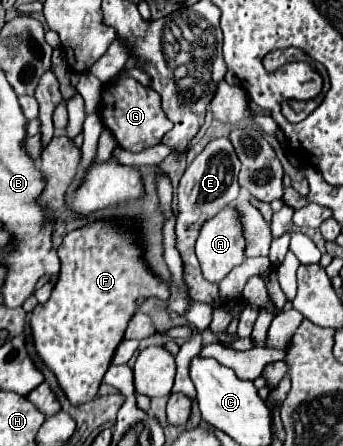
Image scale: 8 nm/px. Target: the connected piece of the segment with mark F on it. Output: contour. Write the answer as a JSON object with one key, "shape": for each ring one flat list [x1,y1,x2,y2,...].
{"shape":[[96,221,68,233,58,247,58,257,62,267,52,295,32,311,32,341,68,401,82,405,96,397,102,375,136,311,136,299,152,295,166,301,170,287,160,283,140,261,134,231,112,223]]}

